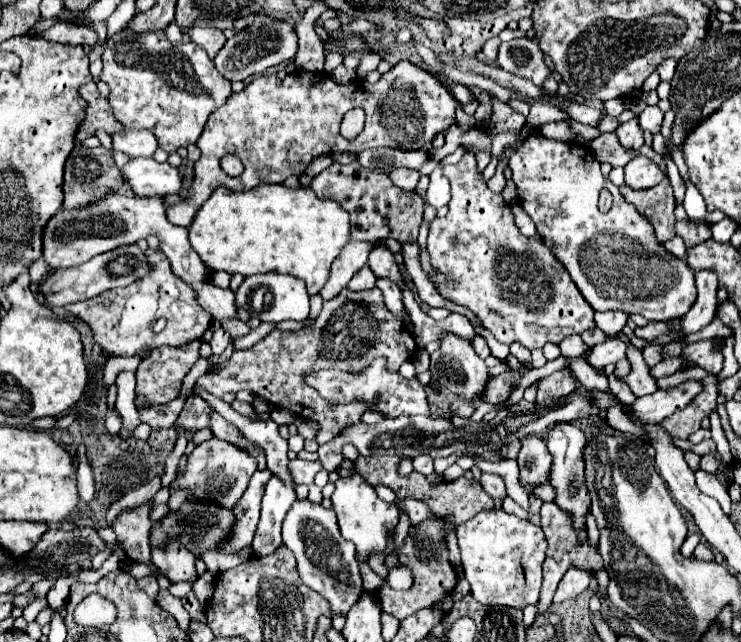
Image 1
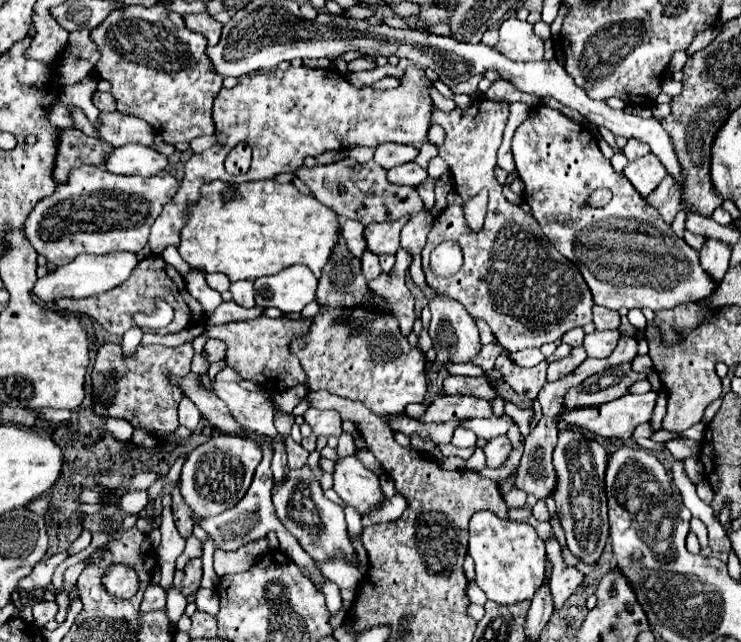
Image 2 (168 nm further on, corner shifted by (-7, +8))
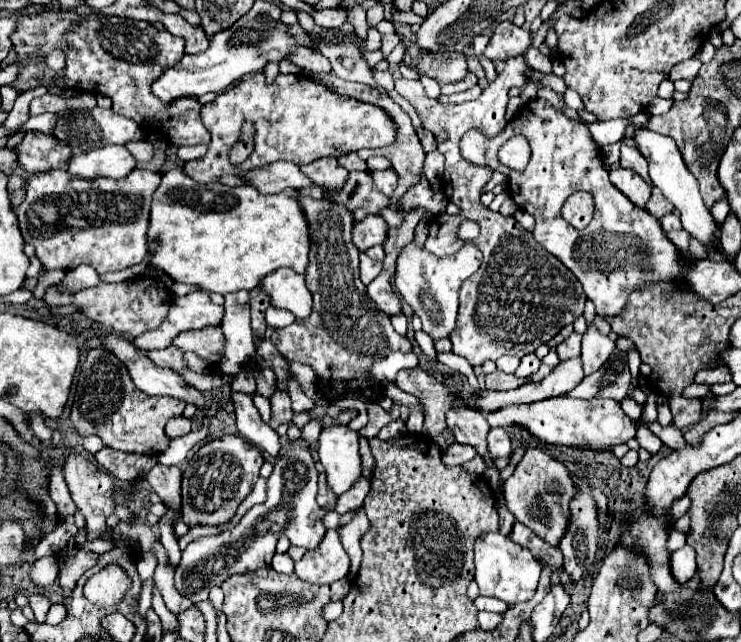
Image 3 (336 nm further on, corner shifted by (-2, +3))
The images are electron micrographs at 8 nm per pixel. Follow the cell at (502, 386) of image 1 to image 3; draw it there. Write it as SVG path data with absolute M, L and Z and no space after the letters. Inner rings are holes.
M420 365L414 369L402 369L396 375L394 385L420 399L424 414L422 433L431 439L437 438L447 427L446 412L458 400L458 394L428 375Z

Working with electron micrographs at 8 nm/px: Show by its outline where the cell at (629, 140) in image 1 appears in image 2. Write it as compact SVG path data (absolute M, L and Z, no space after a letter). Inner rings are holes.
M629 138L629 140L627 140L627 144L625 144L625 148L623 148L623 154L625 154L629 160L641 158L641 156L643 156L643 154L647 154L647 152L649 152L647 144L643 144L643 142L635 140L635 138Z

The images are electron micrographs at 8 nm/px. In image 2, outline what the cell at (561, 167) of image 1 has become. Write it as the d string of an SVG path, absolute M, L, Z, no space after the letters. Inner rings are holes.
M539 104L517 128L511 150L517 174L525 184L523 198L531 206L533 216L539 222L543 234L549 238L549 242L565 258L577 264L593 294L595 304L605 306L609 310L669 310L679 304L703 300L715 290L711 278L707 276L707 272L703 272L699 264L699 254L693 248L687 248L687 242L675 236L669 224L659 220L659 214L639 196L639 192L635 192L625 174L619 174L611 168L611 162L601 154L595 136L585 126L575 124L561 112ZM597 188L609 188L613 192L613 200L603 208L593 208L587 202Z

